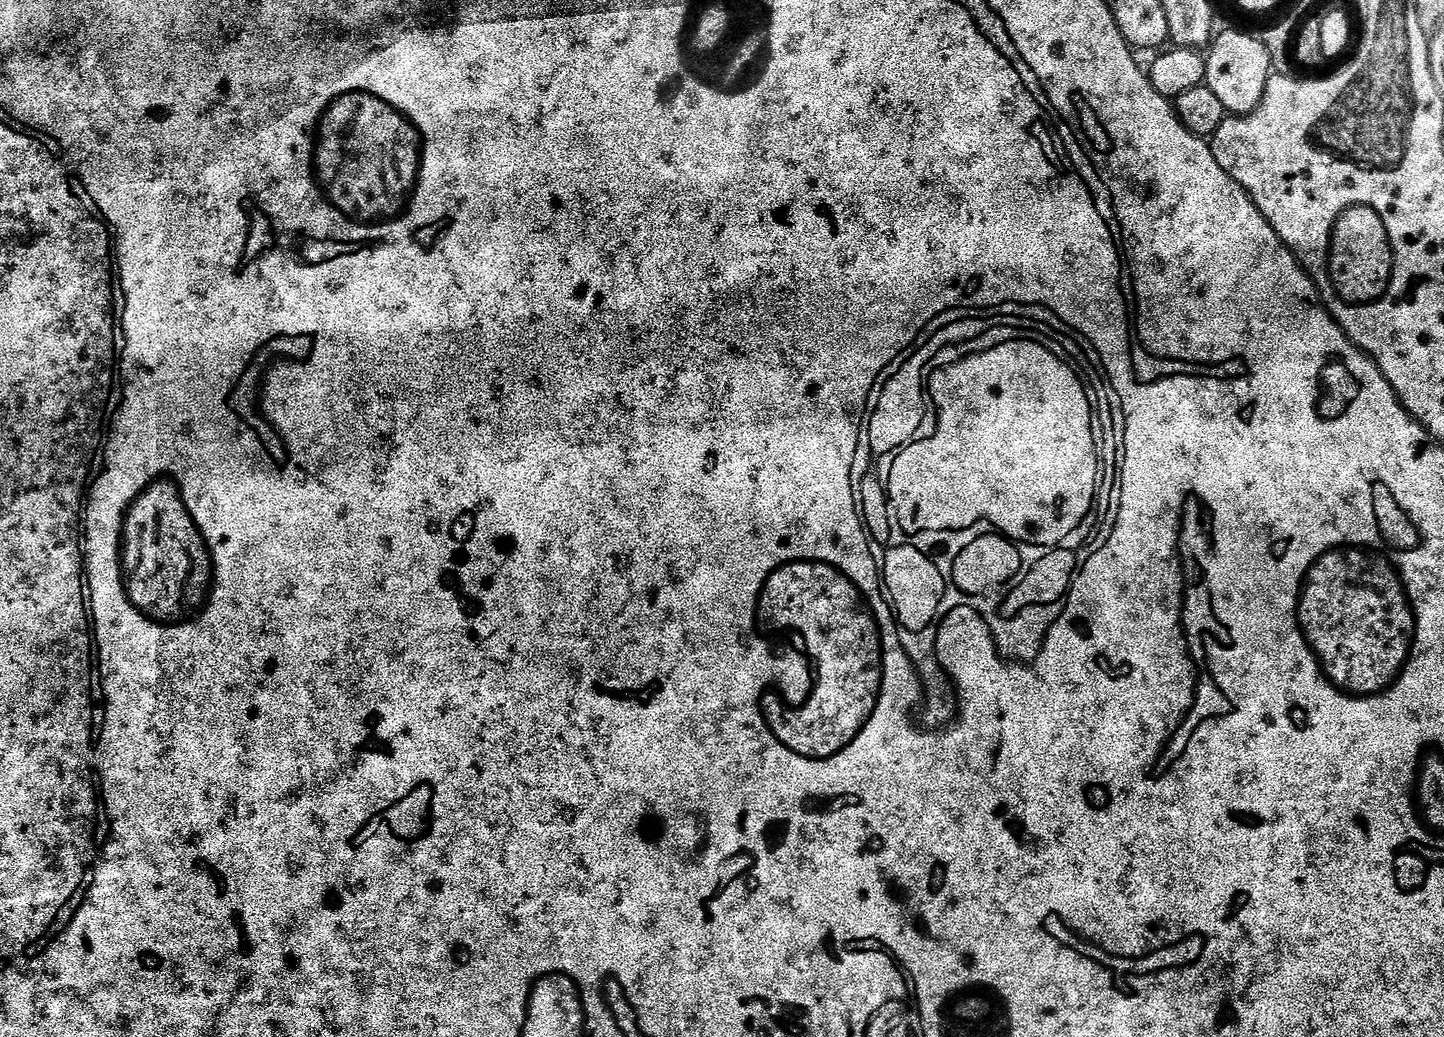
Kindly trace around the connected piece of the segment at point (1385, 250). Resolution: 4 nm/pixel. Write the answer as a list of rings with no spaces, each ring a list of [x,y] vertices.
[[[1372,210],[1338,212],[1329,233],[1330,270],[1336,284],[1348,294],[1346,298],[1364,302],[1384,296],[1396,272],[1392,270],[1392,236],[1386,230],[1386,222]]]

